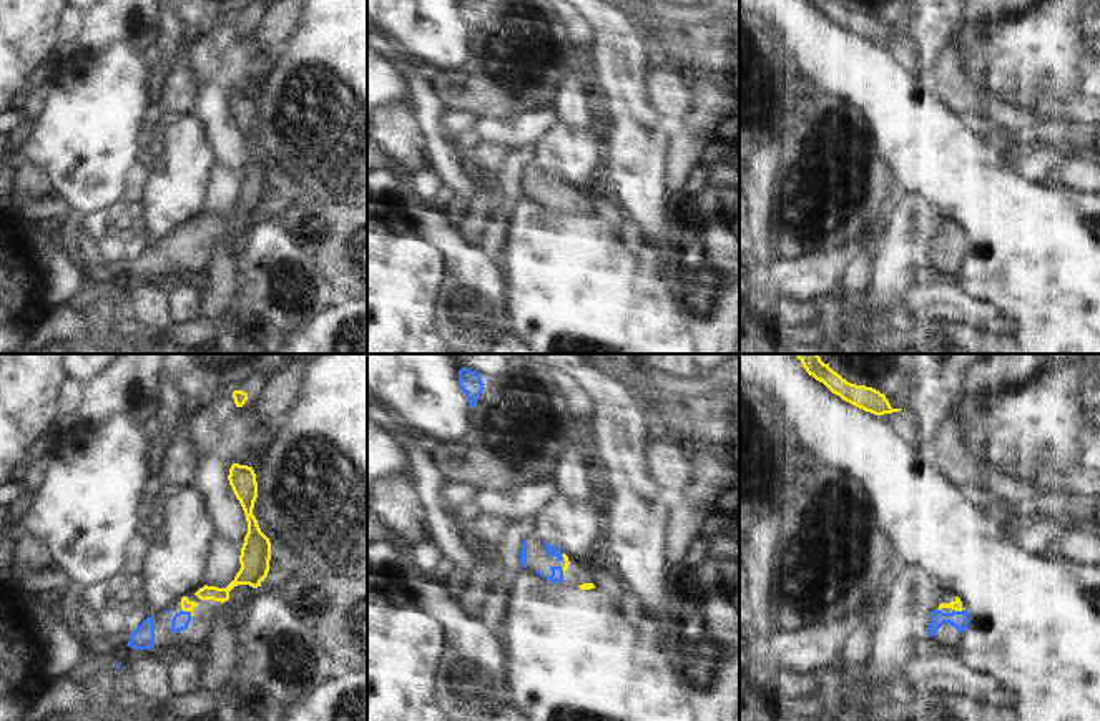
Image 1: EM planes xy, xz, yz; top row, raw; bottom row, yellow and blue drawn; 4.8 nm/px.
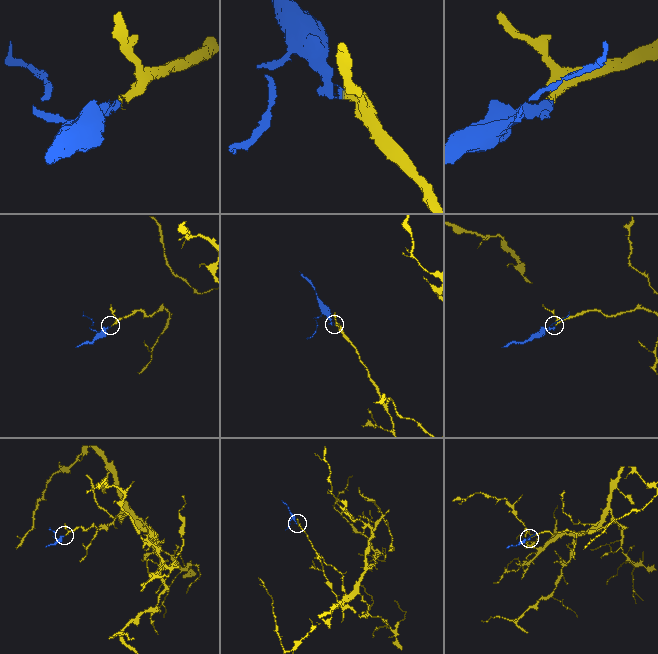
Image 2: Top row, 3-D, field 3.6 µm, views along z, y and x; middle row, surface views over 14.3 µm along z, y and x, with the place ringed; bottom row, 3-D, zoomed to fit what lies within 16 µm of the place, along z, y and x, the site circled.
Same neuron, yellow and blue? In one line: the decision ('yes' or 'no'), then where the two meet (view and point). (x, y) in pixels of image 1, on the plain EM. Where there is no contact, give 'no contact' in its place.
yes; meets yellow in xy at (188, 238)

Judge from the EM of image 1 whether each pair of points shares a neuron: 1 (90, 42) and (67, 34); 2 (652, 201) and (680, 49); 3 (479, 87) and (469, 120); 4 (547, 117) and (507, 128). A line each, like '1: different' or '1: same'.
1: different
2: different
3: different
4: same

